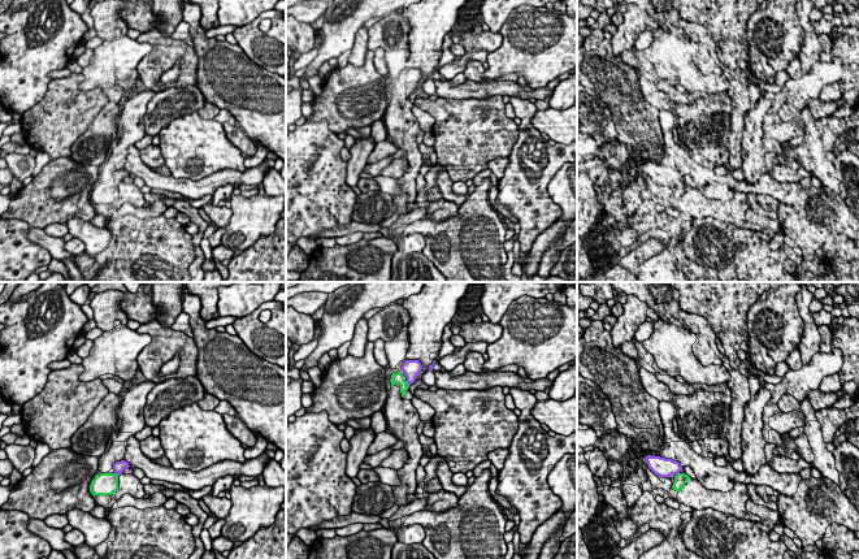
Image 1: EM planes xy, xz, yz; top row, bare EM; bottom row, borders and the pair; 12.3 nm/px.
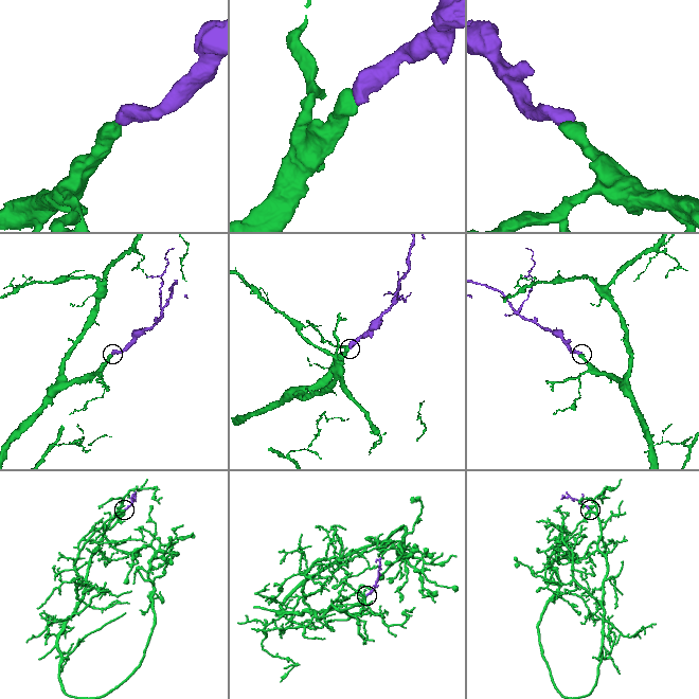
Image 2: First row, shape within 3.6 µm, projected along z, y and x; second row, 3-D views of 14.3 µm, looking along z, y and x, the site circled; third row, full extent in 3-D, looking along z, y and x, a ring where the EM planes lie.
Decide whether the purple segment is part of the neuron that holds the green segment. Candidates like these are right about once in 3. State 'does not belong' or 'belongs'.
belongs

